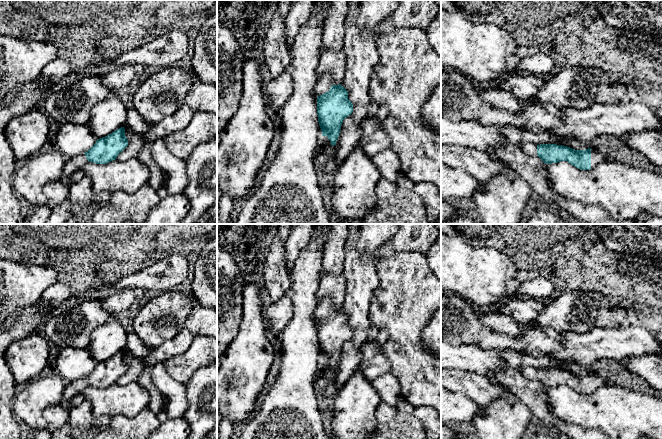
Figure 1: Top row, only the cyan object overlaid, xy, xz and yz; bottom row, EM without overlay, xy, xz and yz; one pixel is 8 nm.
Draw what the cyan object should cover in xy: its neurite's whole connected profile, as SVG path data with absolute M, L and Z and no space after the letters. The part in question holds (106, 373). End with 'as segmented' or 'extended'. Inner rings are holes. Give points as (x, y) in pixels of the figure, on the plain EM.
M121 351L111 358L97 363L96 367L84 378L67 382L63 391L63 399L70 400L83 393L88 386L107 388L115 383L128 370L125 353Z; extended

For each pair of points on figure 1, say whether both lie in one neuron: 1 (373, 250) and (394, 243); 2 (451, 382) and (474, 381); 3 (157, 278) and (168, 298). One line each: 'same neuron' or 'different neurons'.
1: different neurons
2: same neuron
3: different neurons

